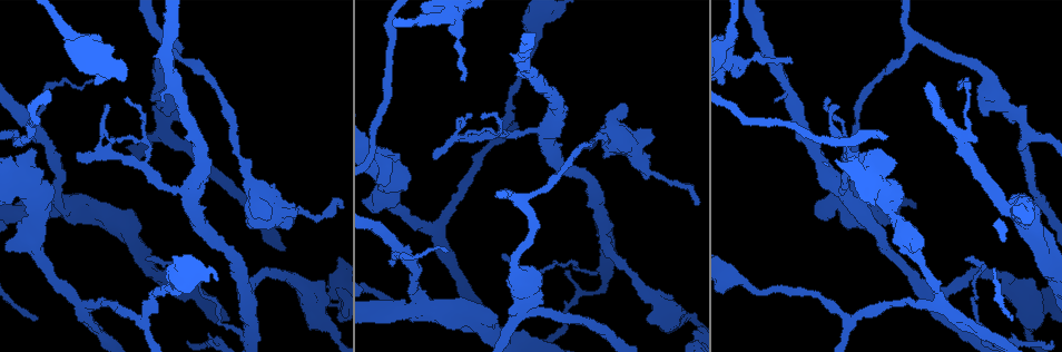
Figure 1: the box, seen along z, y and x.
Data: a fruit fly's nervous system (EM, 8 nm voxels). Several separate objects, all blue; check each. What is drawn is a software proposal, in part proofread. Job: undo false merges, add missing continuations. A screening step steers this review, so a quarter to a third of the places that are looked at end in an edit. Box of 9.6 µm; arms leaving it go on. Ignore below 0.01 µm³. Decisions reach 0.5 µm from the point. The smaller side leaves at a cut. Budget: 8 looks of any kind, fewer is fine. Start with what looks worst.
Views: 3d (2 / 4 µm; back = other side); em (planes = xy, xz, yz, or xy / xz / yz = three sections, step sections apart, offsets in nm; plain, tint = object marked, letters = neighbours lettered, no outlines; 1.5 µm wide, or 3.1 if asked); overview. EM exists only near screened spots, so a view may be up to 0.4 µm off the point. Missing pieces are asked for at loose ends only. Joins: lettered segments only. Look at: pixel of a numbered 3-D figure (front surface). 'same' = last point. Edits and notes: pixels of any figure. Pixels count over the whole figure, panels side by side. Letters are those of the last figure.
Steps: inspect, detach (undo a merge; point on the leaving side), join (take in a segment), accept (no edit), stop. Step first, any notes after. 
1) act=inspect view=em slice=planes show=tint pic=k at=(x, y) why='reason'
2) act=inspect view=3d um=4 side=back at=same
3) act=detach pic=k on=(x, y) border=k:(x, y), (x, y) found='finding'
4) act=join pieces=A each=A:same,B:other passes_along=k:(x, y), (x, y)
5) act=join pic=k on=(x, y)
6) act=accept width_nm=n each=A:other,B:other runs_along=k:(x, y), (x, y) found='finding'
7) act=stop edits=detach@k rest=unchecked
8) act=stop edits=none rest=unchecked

act=inspect view=3d um=2 pic=1 at=(790, 61) why='tapers out'

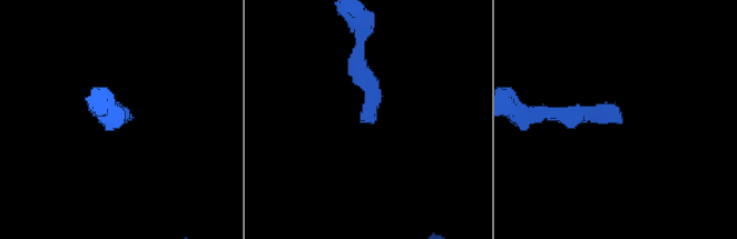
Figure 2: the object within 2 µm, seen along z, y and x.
act=inspect view=em slice=xy step=4 show=letters pic=2 at=(617, 119)

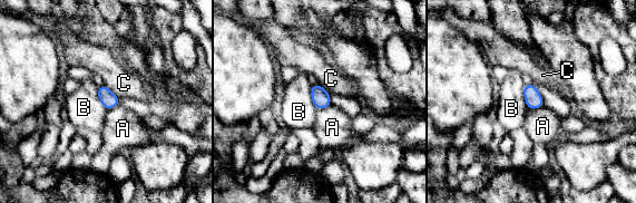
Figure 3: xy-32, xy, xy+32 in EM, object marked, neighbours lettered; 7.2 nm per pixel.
act=inspect view=em slice=planes show=letters at=same why='cut it another way'

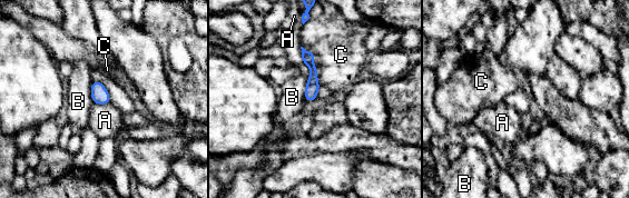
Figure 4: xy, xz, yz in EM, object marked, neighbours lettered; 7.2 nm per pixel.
act=accept each=A:other,B:other,C:other border=4:(94, 102), (108, 104) found='no lettered segment goes on from it'

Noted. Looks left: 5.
act=inspect view=em slice=planes show=letters pic=1 at=(849, 318) why='arms part here'

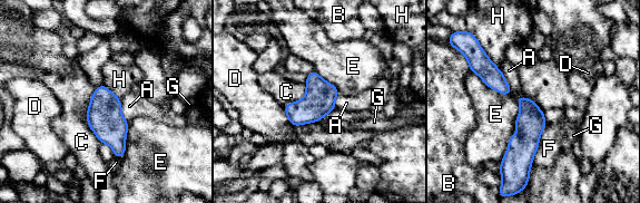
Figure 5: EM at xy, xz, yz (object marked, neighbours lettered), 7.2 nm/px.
act=accept longest_contact=E:500nm each=A:other,B:other,C:other,D:other,E:other,F:other,G:other,H:other border=5:(480, 45), (482, 50), (500, 70) found='all the same neuron'

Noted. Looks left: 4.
act=inspect view=em slice=planes show=letters pic=1 at=(66, 206) why='arms part here'

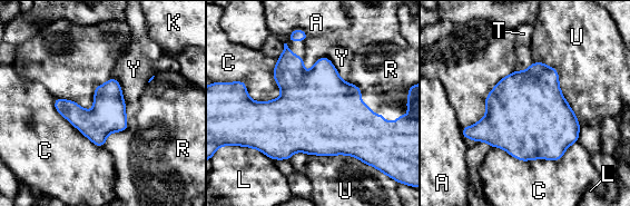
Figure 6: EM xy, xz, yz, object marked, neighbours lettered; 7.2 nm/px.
act=accept each=A:other,C:other,K:other,L:other,R:other,T:other,U:other,Y:other border=6:(577, 140), (557, 160), (491, 146) found='all the same neuron'

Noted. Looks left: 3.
act=stop edits=none rest=unchecked

